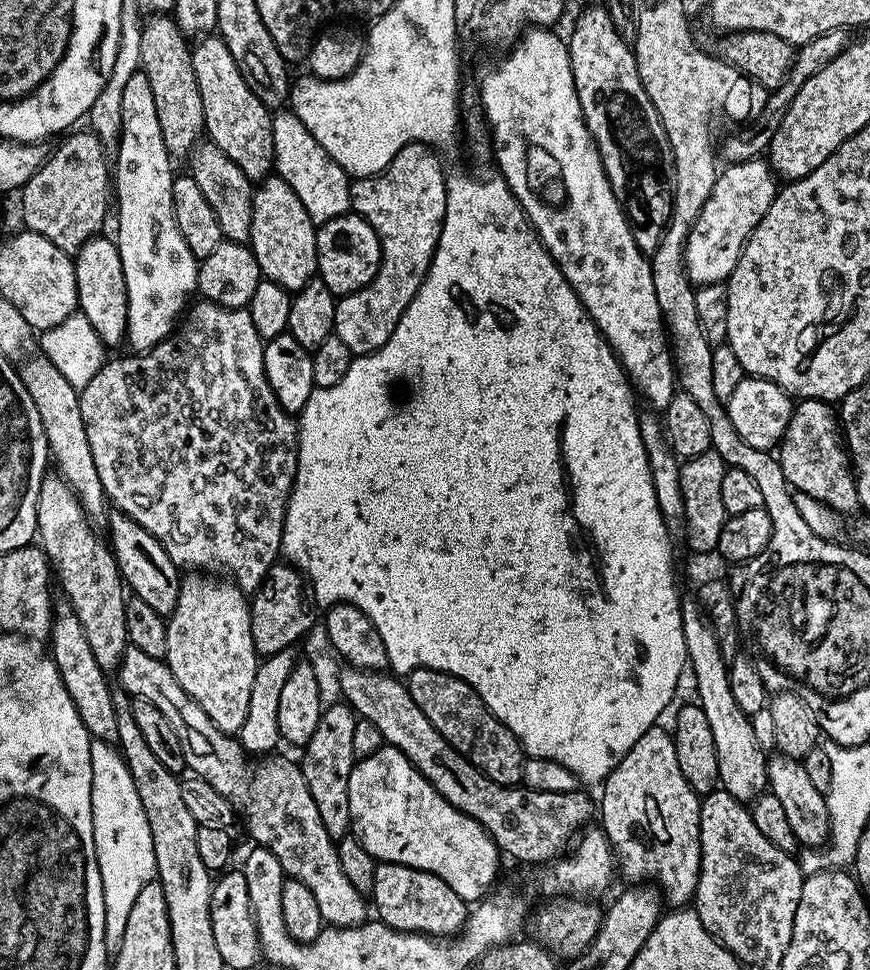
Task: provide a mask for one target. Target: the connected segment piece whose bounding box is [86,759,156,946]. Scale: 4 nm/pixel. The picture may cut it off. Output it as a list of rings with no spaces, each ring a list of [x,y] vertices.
[[[113,759],[106,768],[86,770],[90,826],[104,871],[102,882],[102,894],[106,906],[104,941],[110,946],[118,946],[123,942],[126,918],[130,918],[134,898],[142,894],[142,886],[150,886],[156,879],[152,861],[150,826],[146,822],[140,796],[129,781],[128,784],[124,781],[119,766],[120,764]]]

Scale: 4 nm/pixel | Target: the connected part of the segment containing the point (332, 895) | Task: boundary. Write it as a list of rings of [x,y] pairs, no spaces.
[[[290,820],[292,824],[256,824],[256,832],[262,838],[276,838],[268,840],[268,847],[277,857],[281,868],[289,871],[292,879],[300,874],[308,879],[308,888],[320,911],[320,919],[325,925],[337,928],[359,926],[365,923],[370,908],[364,905],[361,889],[356,888],[346,874],[341,871],[339,847],[333,844],[332,834],[323,829],[322,822],[316,820]]]

